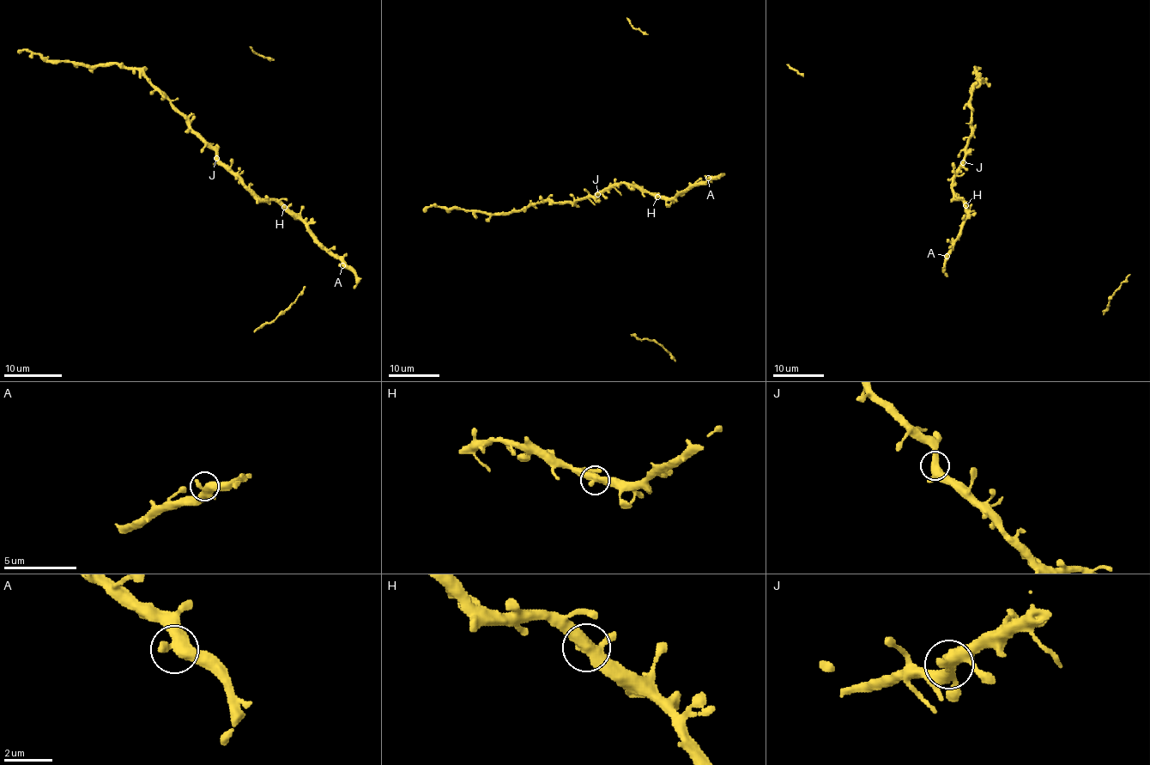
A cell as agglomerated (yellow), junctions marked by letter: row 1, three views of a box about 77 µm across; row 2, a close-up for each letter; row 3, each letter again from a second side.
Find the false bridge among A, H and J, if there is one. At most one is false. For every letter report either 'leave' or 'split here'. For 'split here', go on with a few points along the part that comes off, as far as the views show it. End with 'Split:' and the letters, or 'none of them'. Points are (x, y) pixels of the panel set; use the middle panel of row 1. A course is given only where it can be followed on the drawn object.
A: leave
H: leave
J: leave
Split: none of them

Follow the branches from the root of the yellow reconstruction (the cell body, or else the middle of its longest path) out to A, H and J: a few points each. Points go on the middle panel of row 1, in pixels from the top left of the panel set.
A: (621, 184), (629, 183), (661, 197), (672, 198), (702, 184), (708, 178)
H: (621, 184), (629, 183), (657, 197)
J: (621, 184), (612, 184), (597, 194)

